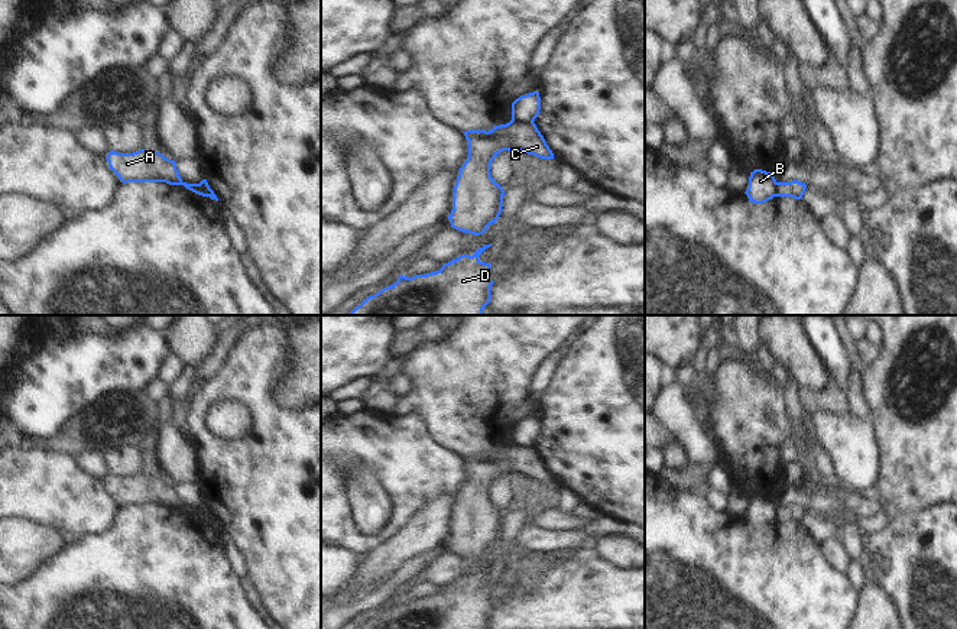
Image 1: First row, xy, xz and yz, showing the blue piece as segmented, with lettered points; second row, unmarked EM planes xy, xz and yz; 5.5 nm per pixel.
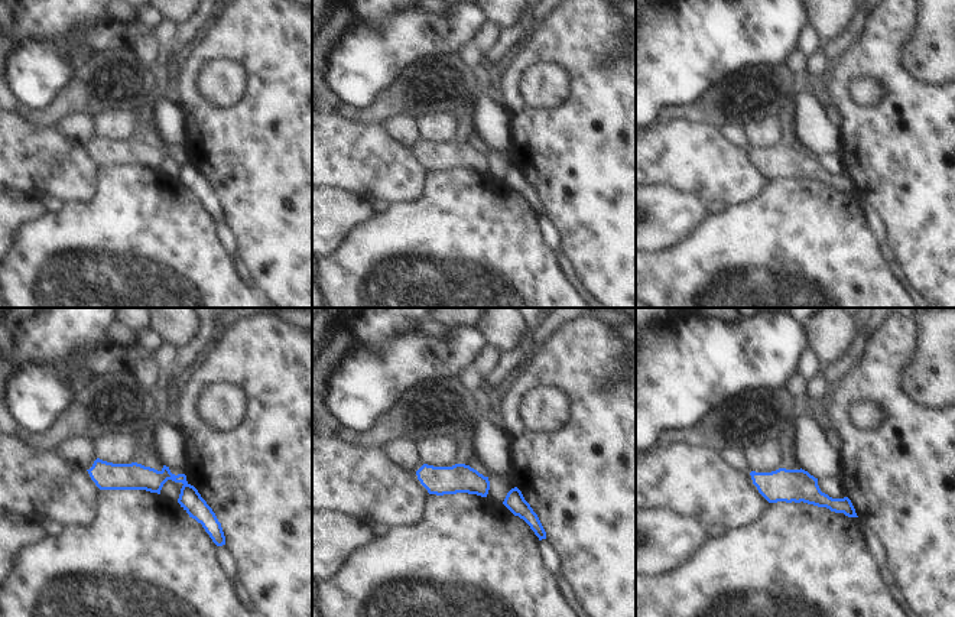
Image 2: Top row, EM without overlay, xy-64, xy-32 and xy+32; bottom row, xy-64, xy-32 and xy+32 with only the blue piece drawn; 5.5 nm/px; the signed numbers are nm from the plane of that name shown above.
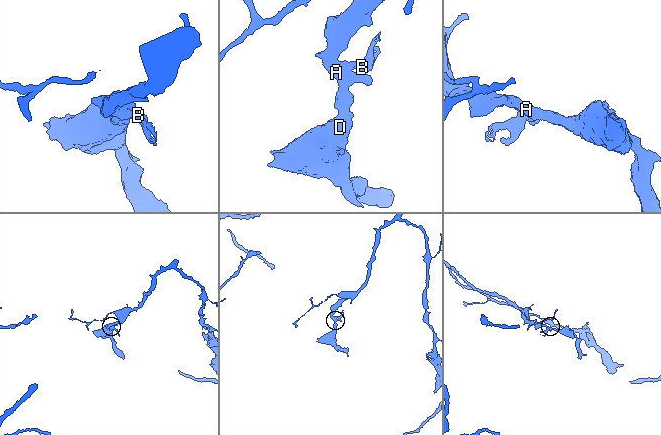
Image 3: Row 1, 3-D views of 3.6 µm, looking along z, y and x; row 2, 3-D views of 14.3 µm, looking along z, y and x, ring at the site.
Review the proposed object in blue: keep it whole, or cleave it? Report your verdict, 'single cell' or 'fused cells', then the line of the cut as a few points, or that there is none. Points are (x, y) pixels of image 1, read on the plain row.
fused cells; cut xz (512, 441), (521, 446), (532, 446)

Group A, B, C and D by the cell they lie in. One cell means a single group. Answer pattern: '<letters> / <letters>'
A C D / B

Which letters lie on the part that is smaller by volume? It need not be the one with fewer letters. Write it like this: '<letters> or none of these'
B

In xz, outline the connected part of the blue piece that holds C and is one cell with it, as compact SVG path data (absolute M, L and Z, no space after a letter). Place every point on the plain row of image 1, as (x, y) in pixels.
M510 444L492 454L463 455L468 480L458 495L452 516L451 551L474 560L497 545L503 531L503 512L490 499L493 483L503 474L520 474L541 483L554 477L533 445Z

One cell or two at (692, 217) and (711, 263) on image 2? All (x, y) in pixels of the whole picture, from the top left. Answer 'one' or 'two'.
two

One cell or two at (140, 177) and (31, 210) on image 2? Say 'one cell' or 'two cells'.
two cells

